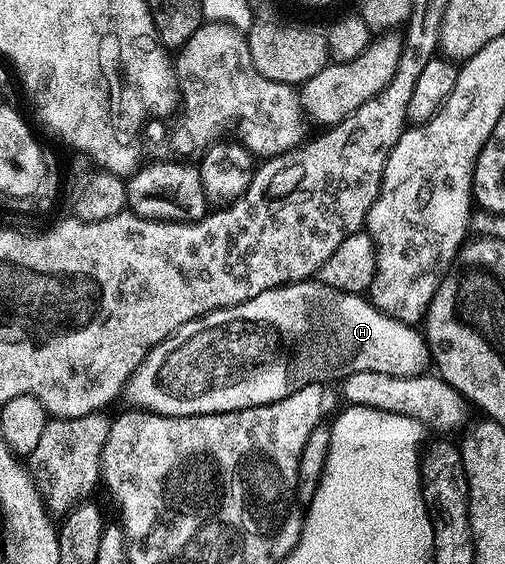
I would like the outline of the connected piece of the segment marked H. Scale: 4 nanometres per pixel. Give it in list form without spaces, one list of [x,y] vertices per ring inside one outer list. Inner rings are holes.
[[[319,279],[295,281],[293,285],[280,285],[276,289],[262,291],[262,295],[254,295],[254,299],[250,299],[241,305],[216,309],[212,313],[207,313],[204,317],[199,317],[190,323],[186,323],[178,331],[171,333],[165,341],[158,343],[148,353],[147,359],[136,369],[136,373],[128,381],[126,397],[132,400],[131,404],[133,406],[153,413],[165,413],[171,417],[189,417],[190,415],[238,411],[246,407],[258,407],[266,403],[274,403],[278,399],[286,399],[286,395],[294,395],[294,391],[298,391],[307,385],[328,383],[331,377],[337,376],[336,378],[339,378],[341,375],[347,374],[349,370],[353,373],[358,371],[378,371],[386,375],[414,377],[423,374],[427,370],[424,368],[429,368],[430,365],[430,354],[425,334],[421,330],[419,333],[418,330],[419,328],[402,323],[388,313],[384,313],[377,305],[372,304],[367,296],[359,293],[344,293],[340,289],[324,284]]]

